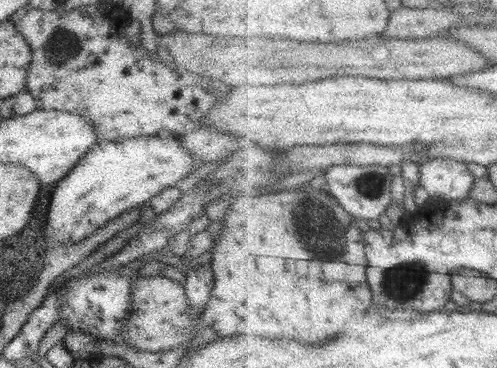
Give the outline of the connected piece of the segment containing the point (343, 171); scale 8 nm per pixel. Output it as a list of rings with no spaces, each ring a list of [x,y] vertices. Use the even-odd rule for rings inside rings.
[[[382,164],[366,165],[334,165],[327,172],[327,189],[351,212],[358,220],[374,220],[387,214],[390,205],[395,201],[392,184],[395,175],[388,166]]]

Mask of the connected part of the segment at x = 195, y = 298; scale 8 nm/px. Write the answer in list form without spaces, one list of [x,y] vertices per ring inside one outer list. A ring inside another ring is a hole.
[[[210,263],[187,271],[183,287],[187,296],[187,303],[193,308],[193,312],[197,316],[201,316],[205,309],[205,303],[210,298],[213,276],[214,273]]]

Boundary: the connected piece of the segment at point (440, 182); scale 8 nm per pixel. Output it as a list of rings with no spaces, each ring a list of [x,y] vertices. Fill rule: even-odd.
[[[440,157],[424,161],[421,165],[421,184],[431,197],[458,201],[468,198],[470,190],[474,188],[476,176],[467,163]]]

